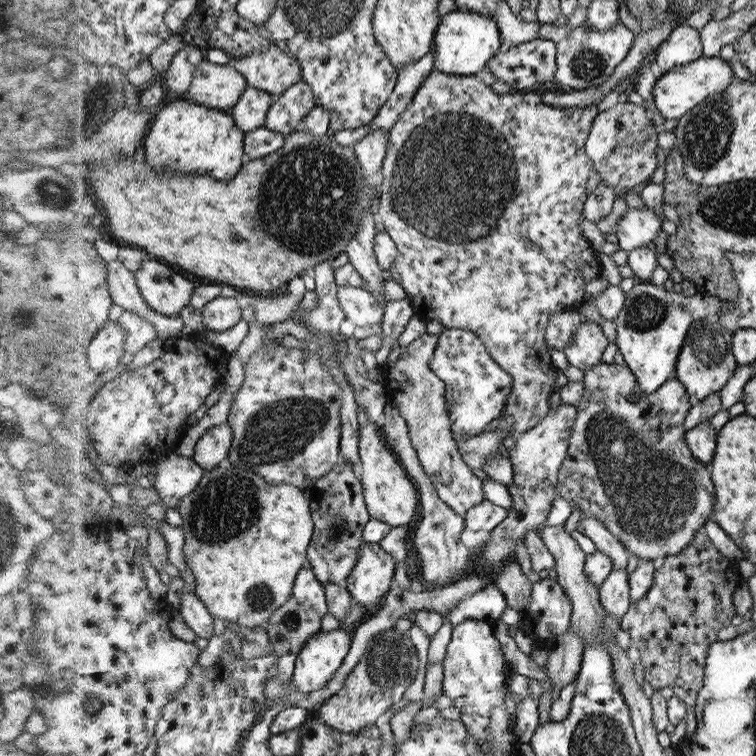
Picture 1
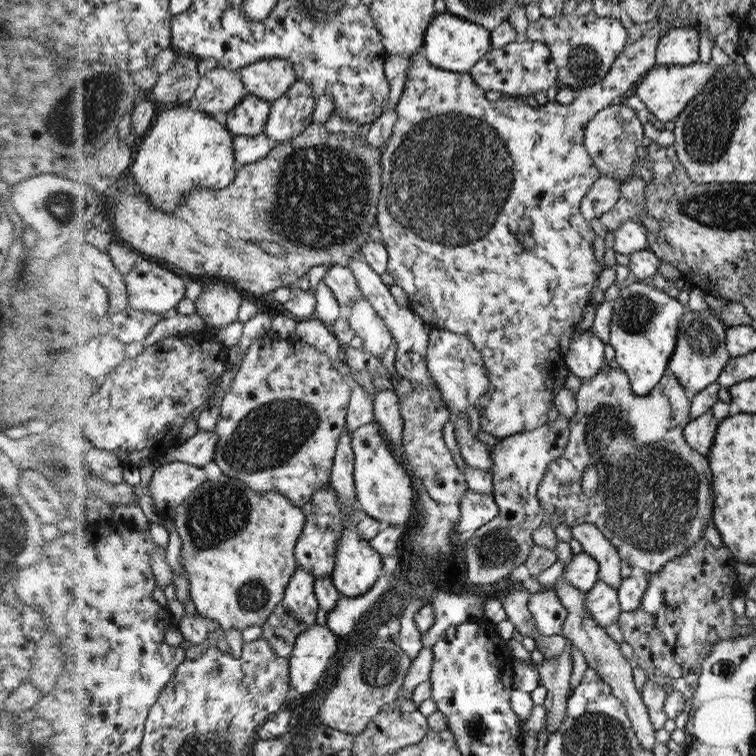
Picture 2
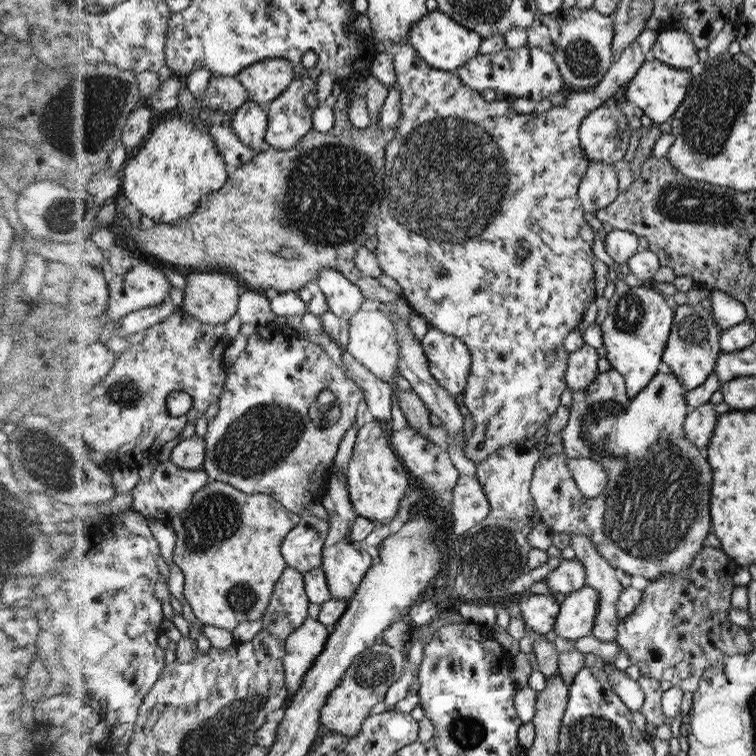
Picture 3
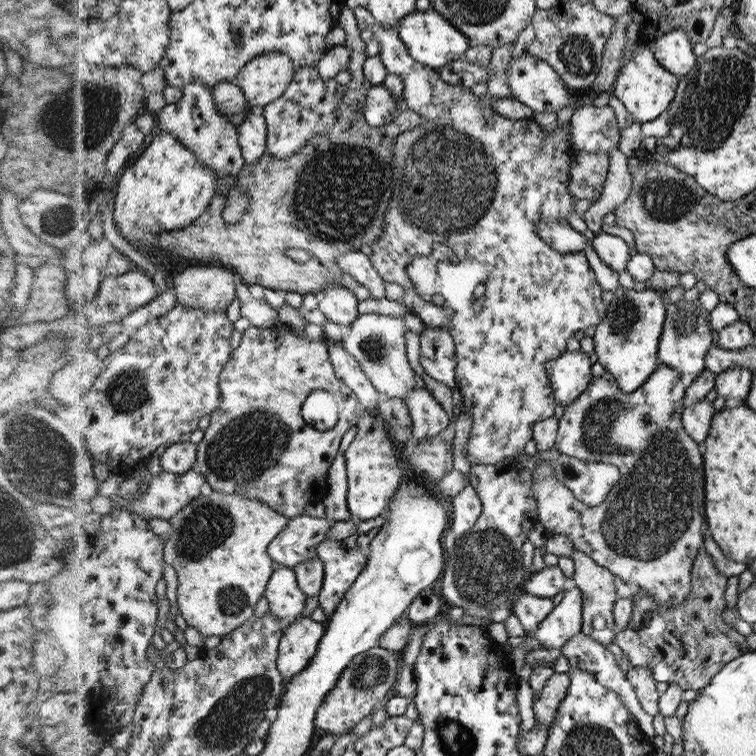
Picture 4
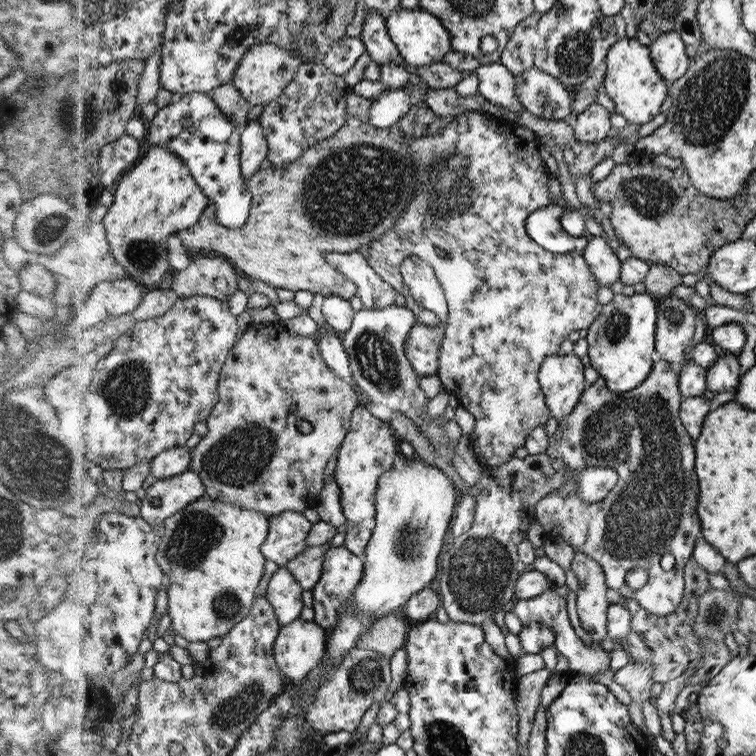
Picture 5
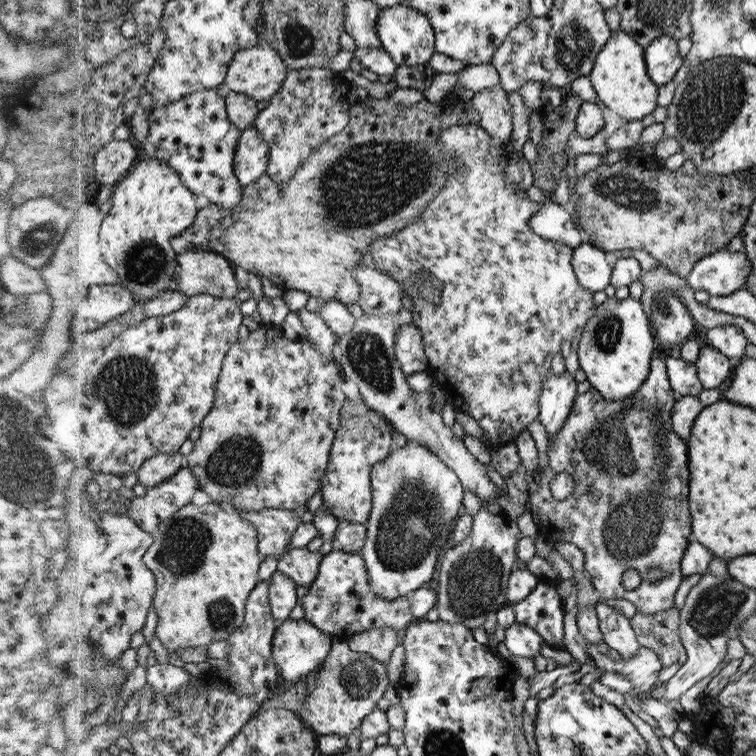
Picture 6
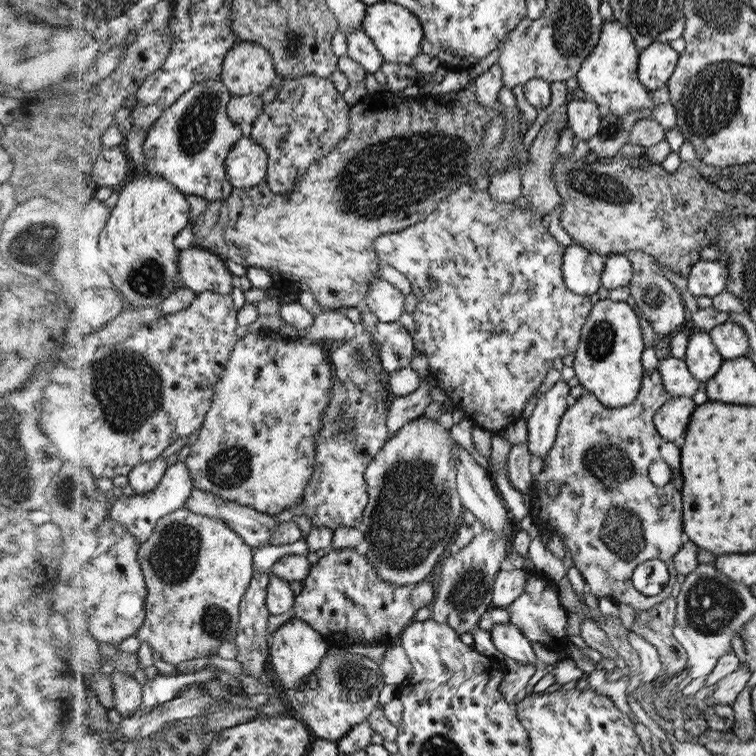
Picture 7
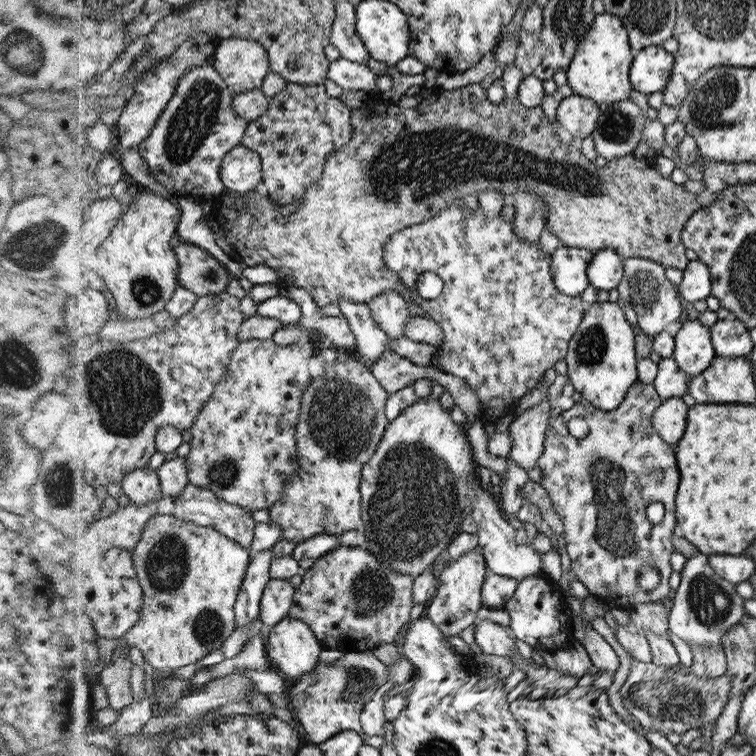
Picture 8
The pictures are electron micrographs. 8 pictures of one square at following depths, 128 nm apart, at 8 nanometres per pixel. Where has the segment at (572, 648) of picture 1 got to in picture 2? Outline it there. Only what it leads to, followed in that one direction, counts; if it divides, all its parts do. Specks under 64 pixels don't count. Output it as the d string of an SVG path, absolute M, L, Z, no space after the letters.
M569 646L565 648L564 652L560 652L560 657L544 660L542 664L535 665L535 669L540 681L547 688L547 695L543 703L546 709L544 730L549 734L554 733L562 727L567 713L570 679L574 672Z

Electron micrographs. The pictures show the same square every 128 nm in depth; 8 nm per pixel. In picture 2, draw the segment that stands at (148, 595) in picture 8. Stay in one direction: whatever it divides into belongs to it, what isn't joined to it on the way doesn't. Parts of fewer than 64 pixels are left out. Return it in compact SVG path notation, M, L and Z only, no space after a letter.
M210 462L208 466L204 466L204 469L208 472L208 482L194 492L194 494L186 500L182 506L178 507L176 515L173 517L183 543L180 562L189 573L192 600L200 614L208 616L208 618L214 619L214 621L218 621L218 623L222 625L222 631L228 631L234 628L243 631L251 626L259 626L263 628L267 623L269 623L270 616L276 612L276 608L278 608L278 606L285 600L290 581L296 574L296 571L300 568L295 548L297 547L302 533L305 531L307 523L305 510L302 506L294 504L294 501L289 496L286 496L281 492L256 492L243 480L234 478L233 476L232 478L224 476L221 472L221 468L216 462Z

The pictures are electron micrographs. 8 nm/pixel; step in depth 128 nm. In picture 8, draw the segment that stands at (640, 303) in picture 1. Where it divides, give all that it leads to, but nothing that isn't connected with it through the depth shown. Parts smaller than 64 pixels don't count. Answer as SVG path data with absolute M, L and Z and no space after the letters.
M606 301L591 304L574 337L570 339L565 361L569 382L586 402L606 411L621 406L624 394L636 383L635 330L628 324L618 302Z

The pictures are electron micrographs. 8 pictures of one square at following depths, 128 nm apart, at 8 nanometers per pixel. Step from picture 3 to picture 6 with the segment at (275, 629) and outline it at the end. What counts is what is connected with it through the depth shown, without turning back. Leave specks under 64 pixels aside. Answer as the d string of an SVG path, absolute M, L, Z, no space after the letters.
M280 571L274 575L270 583L273 612L278 623L283 624L291 620L292 610L300 604L299 584Z

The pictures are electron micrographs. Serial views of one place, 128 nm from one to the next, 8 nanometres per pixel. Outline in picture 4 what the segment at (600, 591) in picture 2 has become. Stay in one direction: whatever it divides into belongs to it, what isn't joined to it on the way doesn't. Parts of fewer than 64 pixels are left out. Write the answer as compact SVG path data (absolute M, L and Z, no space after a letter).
M576 586L565 592L560 604L554 608L538 630L529 632L528 637L535 647L542 649L561 648L566 641L582 632L582 593Z

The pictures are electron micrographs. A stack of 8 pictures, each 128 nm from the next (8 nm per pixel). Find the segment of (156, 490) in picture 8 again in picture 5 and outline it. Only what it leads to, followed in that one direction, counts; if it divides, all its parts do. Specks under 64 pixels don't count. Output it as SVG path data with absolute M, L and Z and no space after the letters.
M186 446L174 447L159 454L151 465L154 476L169 479L193 468L193 451Z

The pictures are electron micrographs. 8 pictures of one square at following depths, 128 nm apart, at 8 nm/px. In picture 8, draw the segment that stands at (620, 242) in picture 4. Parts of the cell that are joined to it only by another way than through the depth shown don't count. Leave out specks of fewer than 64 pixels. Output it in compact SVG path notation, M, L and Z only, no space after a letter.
M561 245L550 255L552 259L553 283L568 296L580 296L588 286L588 266L594 260L588 249Z

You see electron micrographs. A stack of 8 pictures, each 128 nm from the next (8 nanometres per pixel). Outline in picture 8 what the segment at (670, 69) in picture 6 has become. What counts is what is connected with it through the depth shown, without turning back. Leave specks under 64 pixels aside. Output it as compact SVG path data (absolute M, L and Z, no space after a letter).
M662 45L643 48L632 62L629 80L632 88L642 94L663 91L669 84L673 72L674 57Z

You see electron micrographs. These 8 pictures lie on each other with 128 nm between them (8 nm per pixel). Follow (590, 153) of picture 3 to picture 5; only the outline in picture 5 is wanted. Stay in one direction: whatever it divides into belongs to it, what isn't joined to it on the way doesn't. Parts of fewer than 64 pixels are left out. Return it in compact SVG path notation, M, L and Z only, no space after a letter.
M594 102L576 117L572 128L574 138L584 146L604 142L610 130L610 114L605 107Z

